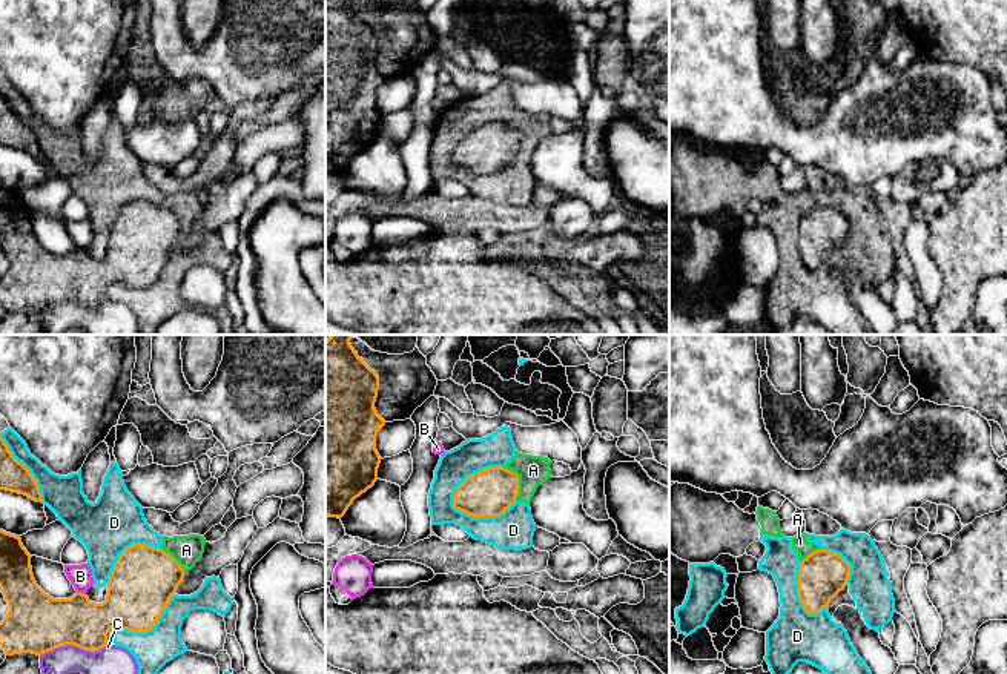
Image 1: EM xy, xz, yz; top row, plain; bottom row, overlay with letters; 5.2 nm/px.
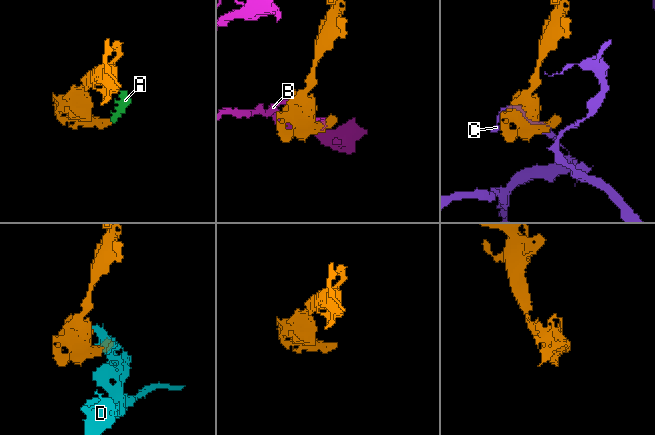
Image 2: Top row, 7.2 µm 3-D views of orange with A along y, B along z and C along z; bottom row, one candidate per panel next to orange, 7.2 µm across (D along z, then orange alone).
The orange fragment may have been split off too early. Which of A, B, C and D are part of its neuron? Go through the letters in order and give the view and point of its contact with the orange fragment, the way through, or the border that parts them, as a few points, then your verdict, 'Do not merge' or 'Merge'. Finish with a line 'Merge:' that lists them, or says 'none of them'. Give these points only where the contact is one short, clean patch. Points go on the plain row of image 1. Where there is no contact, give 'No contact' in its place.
A: Touches orange at xz (518, 137). Boundary: xz (502, 123), (518, 132), (516, 155). Do not merge
B: Touches orange at xy (82, 249). Boundary: xy (77, 247), (85, 251). Do not merge
C: Touches orange at xy (74, 301). Do not merge
D: Touches orange at xz (470, 132). Do not merge
Merge: none of them

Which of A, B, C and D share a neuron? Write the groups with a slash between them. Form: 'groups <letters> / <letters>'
groups A D / B / C

